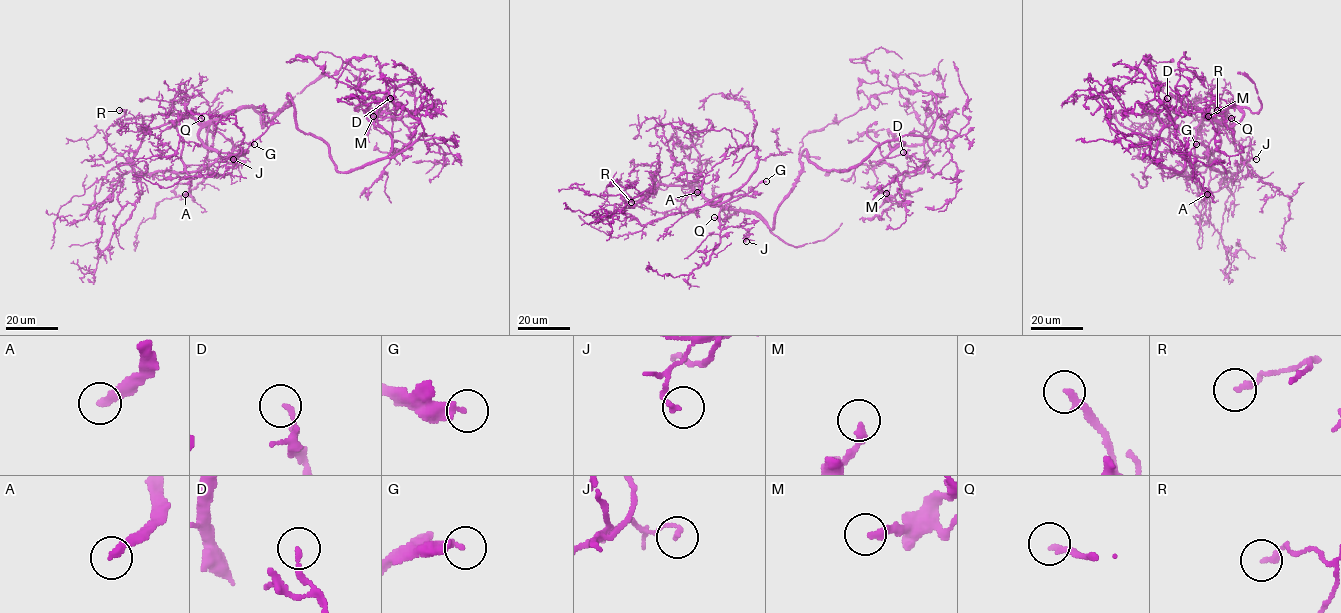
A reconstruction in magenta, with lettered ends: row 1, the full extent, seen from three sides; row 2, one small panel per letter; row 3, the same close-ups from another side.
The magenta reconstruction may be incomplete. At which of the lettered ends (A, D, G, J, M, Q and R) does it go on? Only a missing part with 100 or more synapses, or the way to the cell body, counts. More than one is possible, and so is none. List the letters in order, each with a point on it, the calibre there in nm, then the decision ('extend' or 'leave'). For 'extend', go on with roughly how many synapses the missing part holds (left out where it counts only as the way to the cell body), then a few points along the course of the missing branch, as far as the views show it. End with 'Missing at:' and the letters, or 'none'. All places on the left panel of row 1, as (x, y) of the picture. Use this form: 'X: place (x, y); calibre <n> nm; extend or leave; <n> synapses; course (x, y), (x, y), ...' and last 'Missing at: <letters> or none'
A: place (185, 194); calibre 240 nm; extend; 120 synapses; course (185, 194), (131, 223), (127, 221), (123, 230), (112, 227), (112, 223), (97, 215)
D: place (390, 98); calibre 170 nm; leave
G: place (254, 144); calibre 320 nm; leave
J: place (233, 159); calibre 150 nm; leave
M: place (373, 116); calibre 260 nm; leave
Q: place (201, 118); calibre 240 nm; leave
R: place (119, 110); calibre 220 nm; leave
Missing at: A

